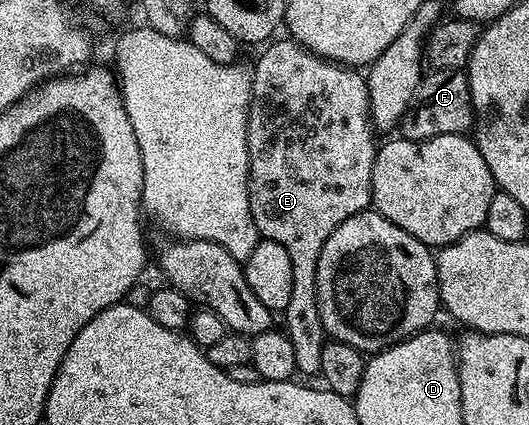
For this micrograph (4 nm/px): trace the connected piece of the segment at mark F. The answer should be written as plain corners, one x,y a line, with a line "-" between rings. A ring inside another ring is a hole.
435,69
427,72
416,87
416,95
412,95
402,116
400,133
408,141
425,141
427,137
453,133
466,135
473,127
474,108
465,72
462,69

